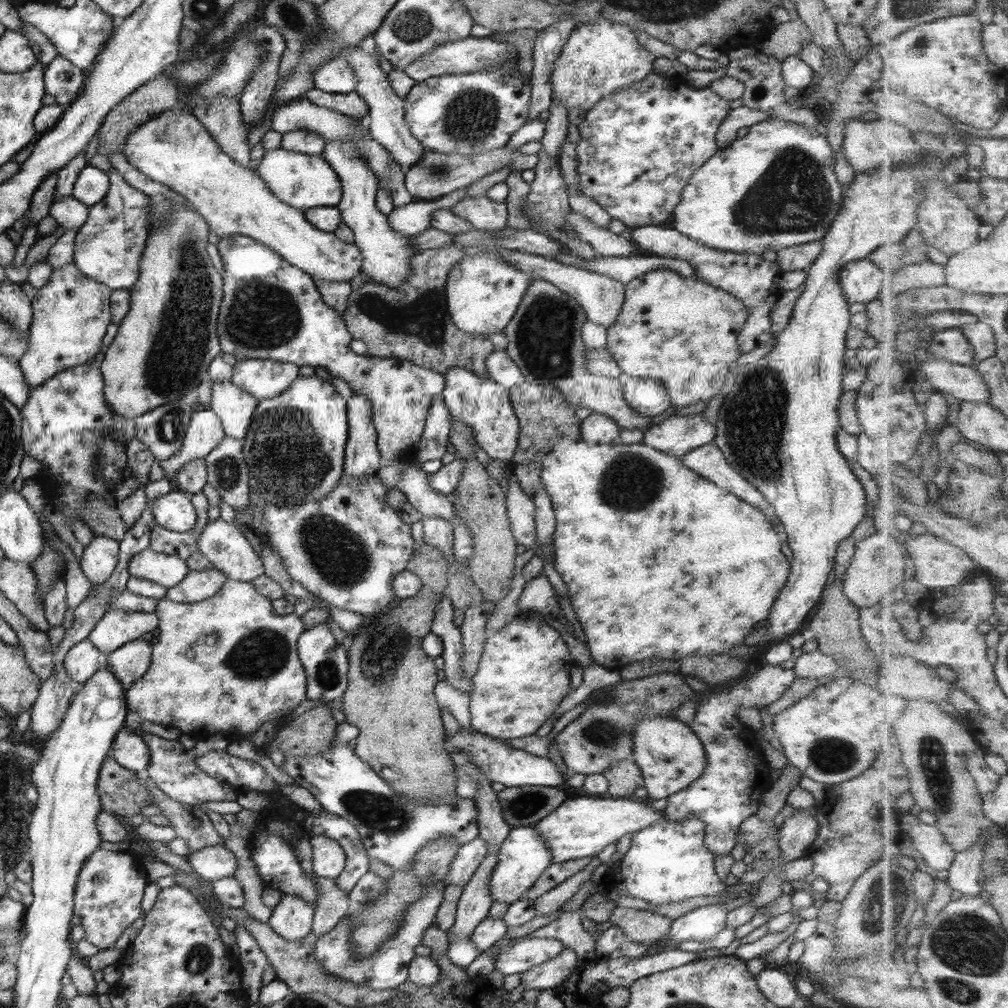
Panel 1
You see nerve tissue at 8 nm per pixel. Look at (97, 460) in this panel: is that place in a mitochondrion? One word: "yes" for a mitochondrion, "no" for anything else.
no

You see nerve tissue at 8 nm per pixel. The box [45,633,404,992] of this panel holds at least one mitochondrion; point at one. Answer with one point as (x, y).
(198, 960)

